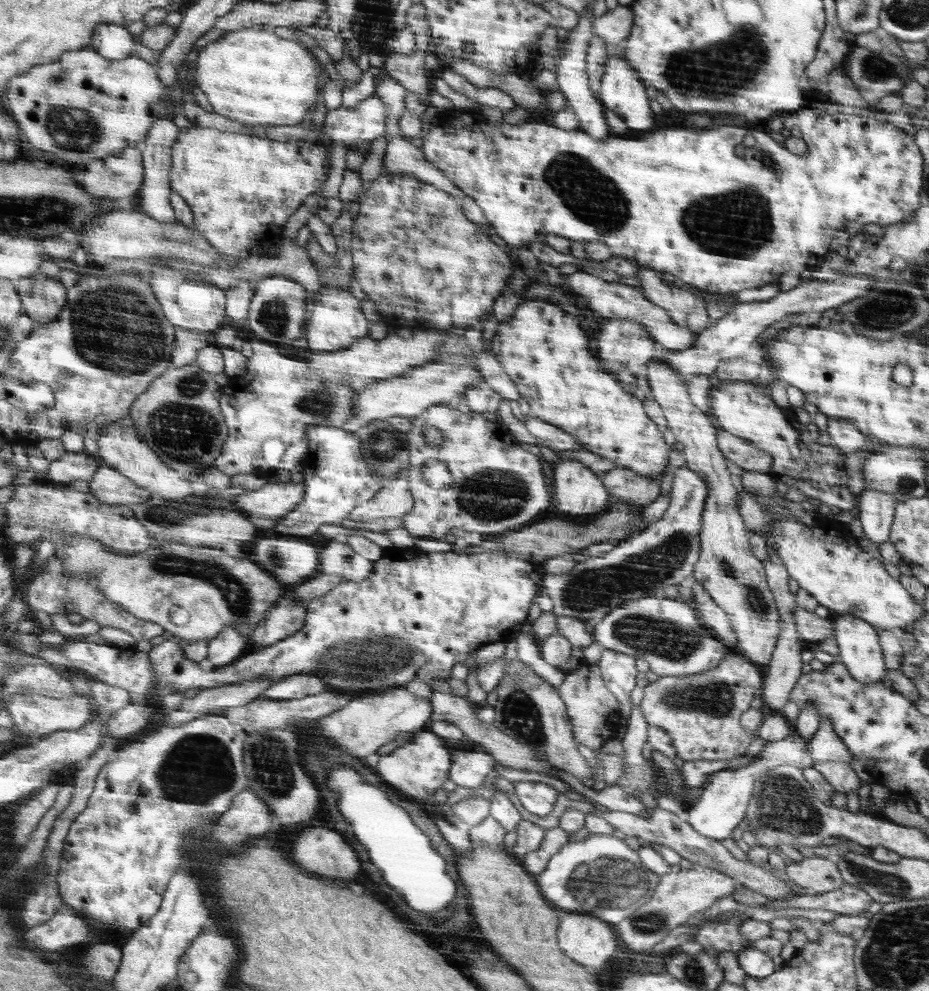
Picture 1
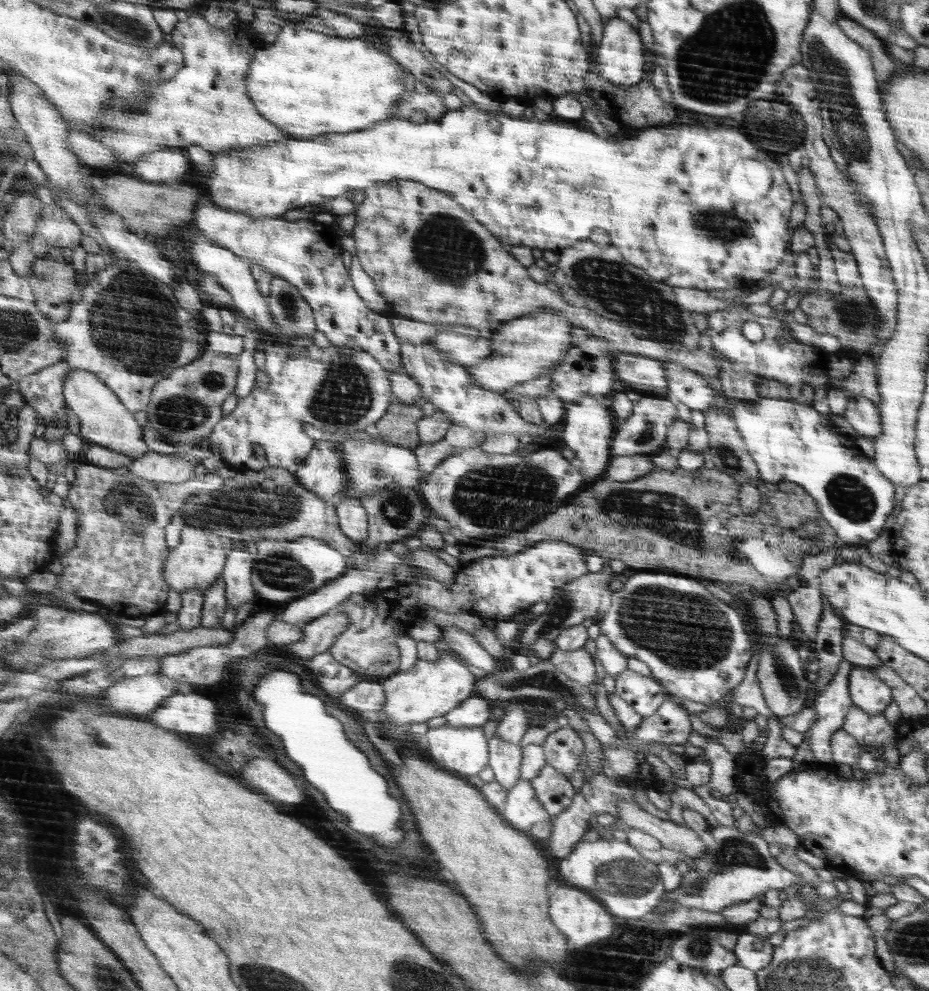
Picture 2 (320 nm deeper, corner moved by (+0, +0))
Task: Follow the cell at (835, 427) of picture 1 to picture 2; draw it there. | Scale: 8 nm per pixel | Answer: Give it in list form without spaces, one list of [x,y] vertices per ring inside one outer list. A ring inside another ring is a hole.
[[[856,396],[847,401],[843,414],[860,437],[878,438],[882,434],[881,416],[874,402],[866,397]]]

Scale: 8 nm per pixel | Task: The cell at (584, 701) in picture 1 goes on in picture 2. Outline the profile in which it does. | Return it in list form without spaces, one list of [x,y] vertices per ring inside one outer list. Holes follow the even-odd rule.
[[[584,647],[575,651],[560,651],[558,649],[552,653],[549,661],[578,684],[588,685],[596,678],[594,659],[590,653],[584,650]]]

